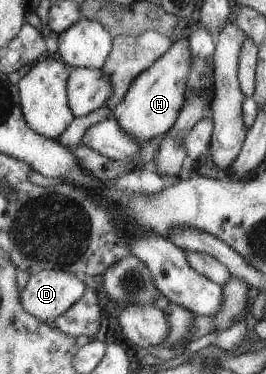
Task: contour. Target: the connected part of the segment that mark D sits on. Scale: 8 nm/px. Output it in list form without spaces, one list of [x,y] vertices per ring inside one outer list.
[[[43,270],[29,277],[20,291],[20,303],[35,317],[53,322],[85,295],[85,289],[87,285],[76,273]]]

